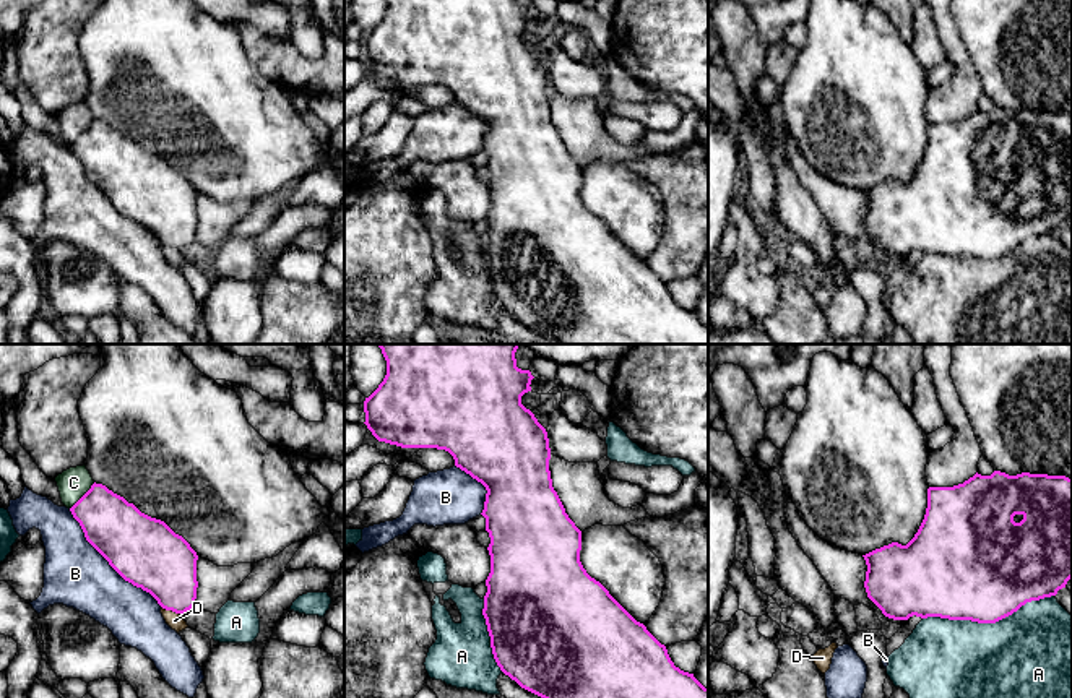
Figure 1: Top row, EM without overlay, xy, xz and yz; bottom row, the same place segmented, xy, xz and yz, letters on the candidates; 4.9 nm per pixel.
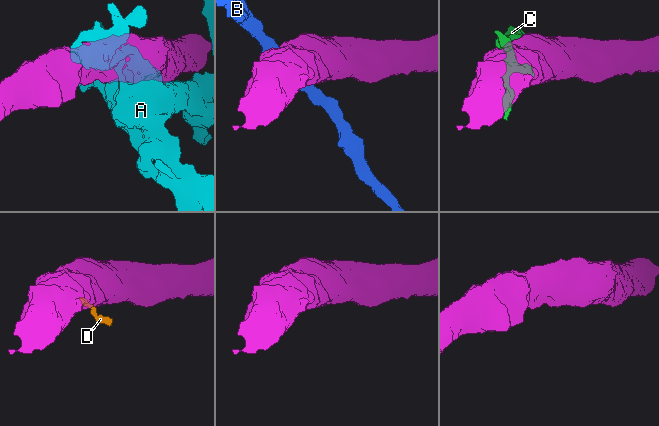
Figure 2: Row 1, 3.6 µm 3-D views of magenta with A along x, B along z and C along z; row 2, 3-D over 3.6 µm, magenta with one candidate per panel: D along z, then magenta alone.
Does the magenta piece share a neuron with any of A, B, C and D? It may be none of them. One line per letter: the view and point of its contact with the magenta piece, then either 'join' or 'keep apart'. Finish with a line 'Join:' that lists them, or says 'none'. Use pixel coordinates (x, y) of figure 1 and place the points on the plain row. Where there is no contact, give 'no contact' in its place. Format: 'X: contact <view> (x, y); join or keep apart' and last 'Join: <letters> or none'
A: contact yz (988, 258); keep apart
B: contact xy (108, 197); keep apart
C: contact xy (83, 132); keep apart
D: contact xy (171, 245); keep apart
Join: none

